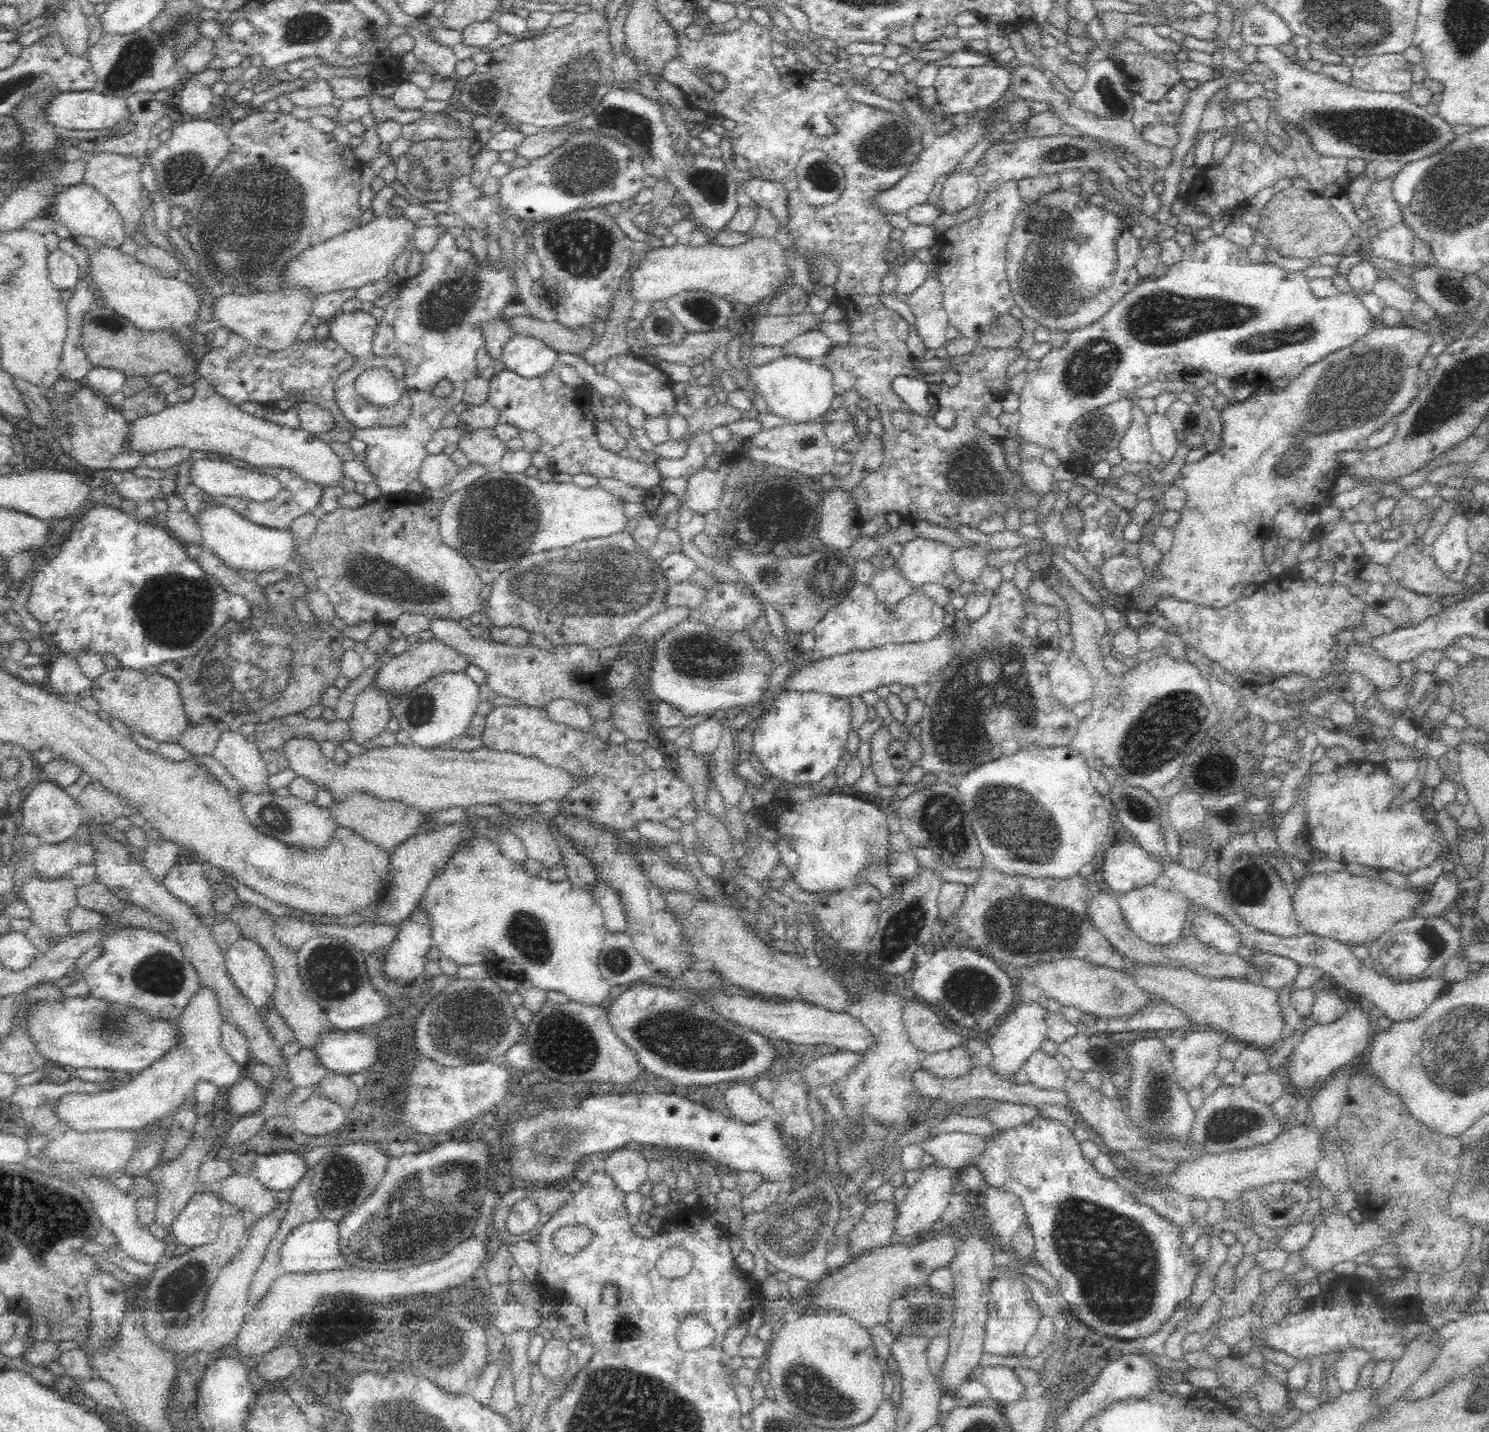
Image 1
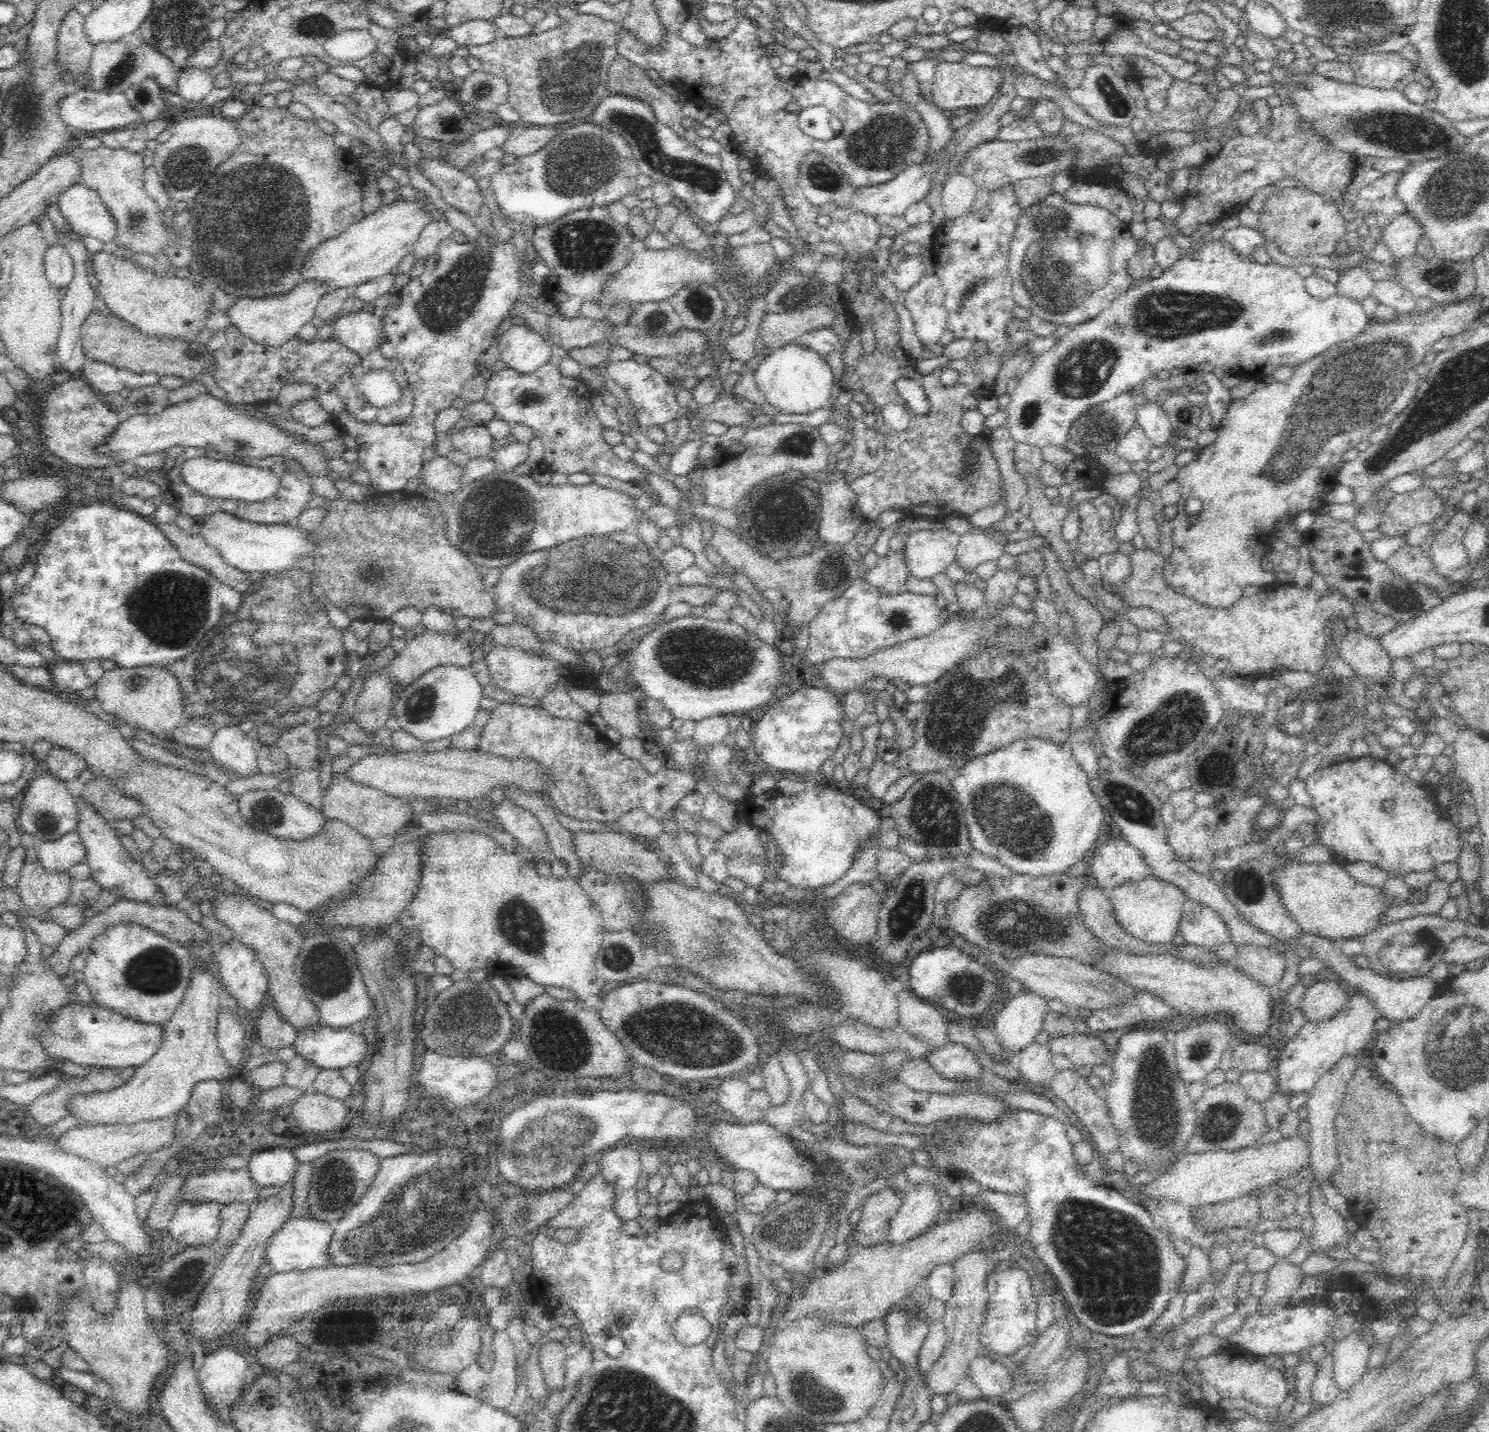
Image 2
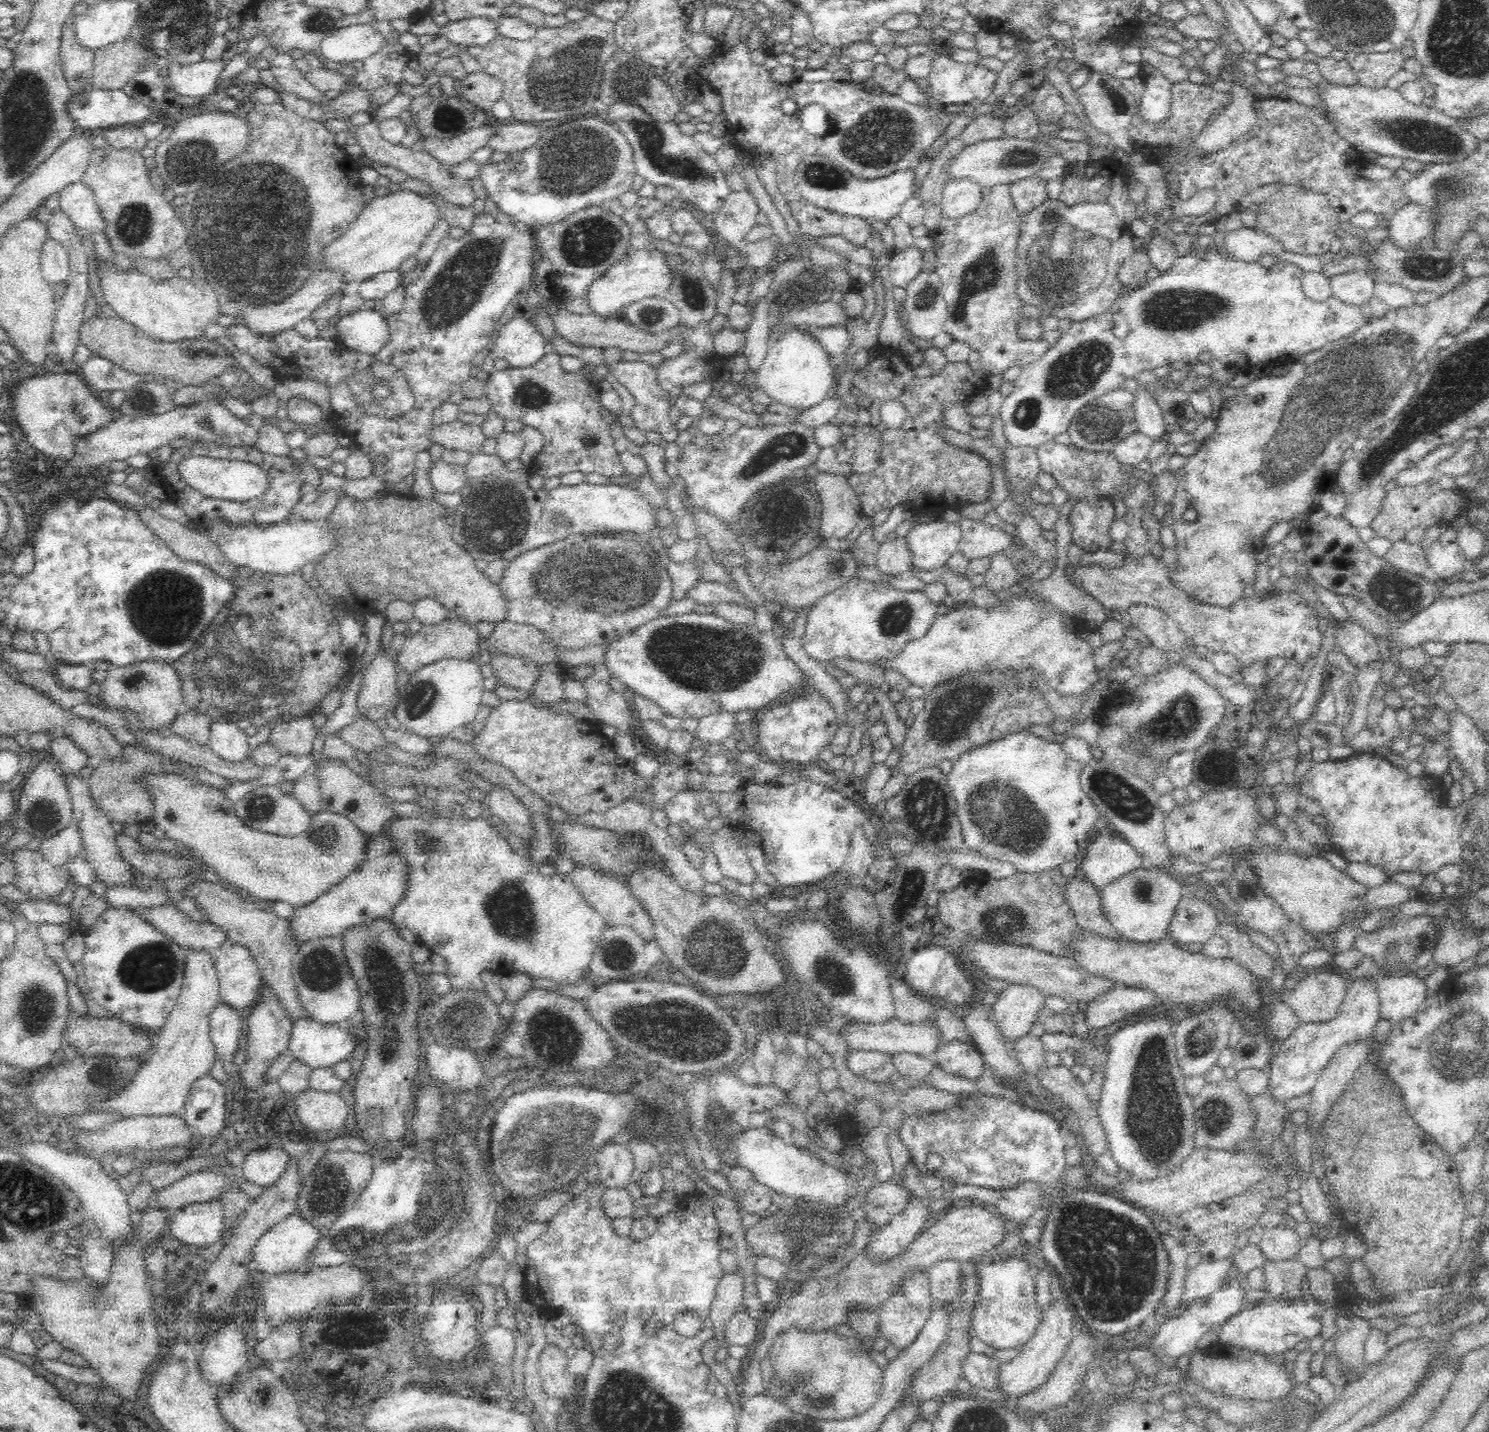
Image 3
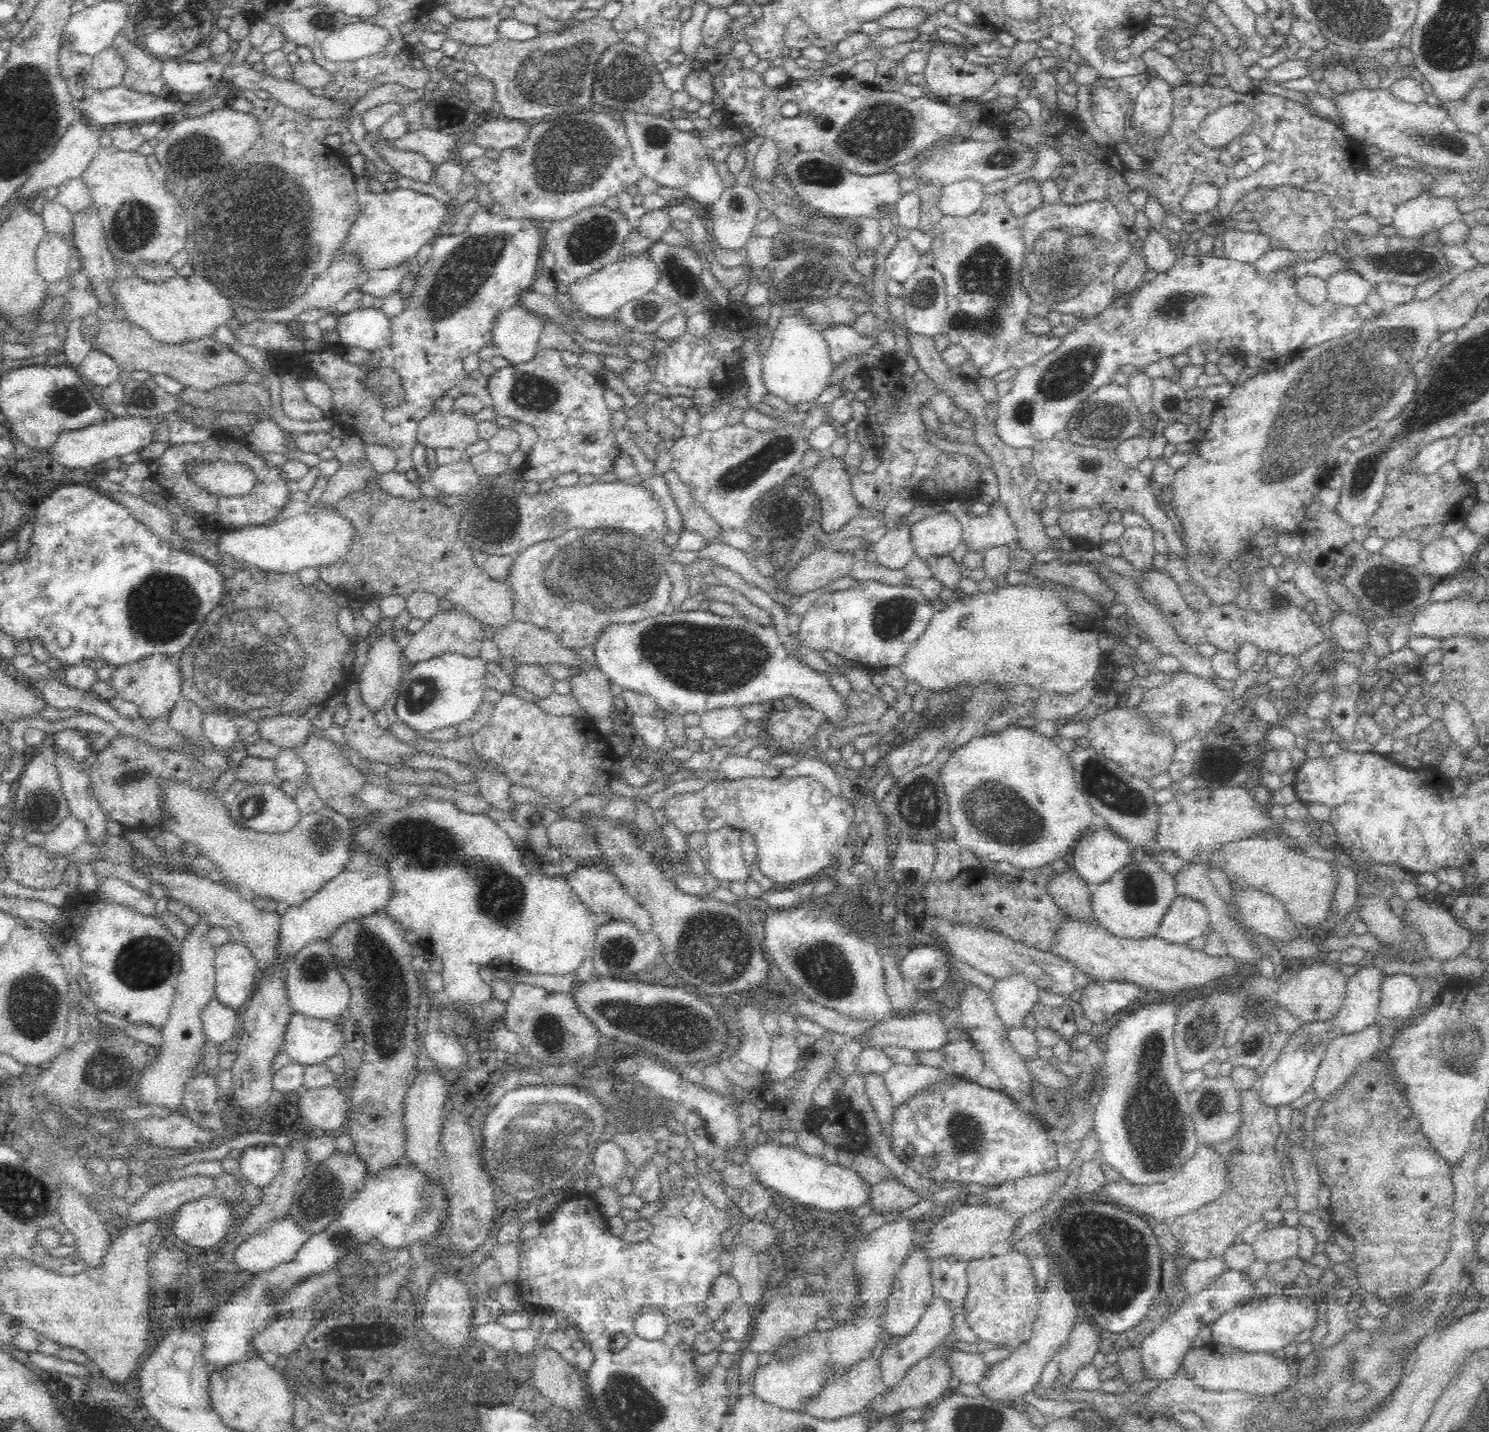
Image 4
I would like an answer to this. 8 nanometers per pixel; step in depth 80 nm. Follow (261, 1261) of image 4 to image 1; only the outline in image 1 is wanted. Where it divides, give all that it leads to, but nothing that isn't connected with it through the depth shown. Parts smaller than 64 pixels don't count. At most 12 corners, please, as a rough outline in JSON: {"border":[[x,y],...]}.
{"border":[[305,1221],[285,1236],[286,1273],[348,1267],[339,1222]]}

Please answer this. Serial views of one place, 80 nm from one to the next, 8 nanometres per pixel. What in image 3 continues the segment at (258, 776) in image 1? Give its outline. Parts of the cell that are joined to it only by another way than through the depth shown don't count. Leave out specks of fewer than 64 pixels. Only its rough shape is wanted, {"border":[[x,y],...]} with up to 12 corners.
{"border":[[211,718],[207,746],[238,764],[250,760],[248,736],[234,721]]}

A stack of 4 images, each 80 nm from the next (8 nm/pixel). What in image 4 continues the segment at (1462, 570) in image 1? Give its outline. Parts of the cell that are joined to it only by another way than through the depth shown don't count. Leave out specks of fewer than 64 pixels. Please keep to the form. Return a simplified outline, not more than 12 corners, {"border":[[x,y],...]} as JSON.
{"border":[[1454,537],[1421,547],[1420,568],[1435,579],[1451,577],[1465,560]]}

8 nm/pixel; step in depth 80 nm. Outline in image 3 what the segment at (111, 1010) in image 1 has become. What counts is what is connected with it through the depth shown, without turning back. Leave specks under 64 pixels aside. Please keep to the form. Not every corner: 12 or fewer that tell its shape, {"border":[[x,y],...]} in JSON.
{"border":[[72,1013],[64,1045],[129,1059],[152,1039],[115,1017]]}

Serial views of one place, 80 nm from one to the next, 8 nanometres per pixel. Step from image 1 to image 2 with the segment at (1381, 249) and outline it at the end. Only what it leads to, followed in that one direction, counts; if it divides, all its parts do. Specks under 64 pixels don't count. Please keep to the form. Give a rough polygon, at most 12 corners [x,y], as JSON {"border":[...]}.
{"border":[[1405,209],[1383,228],[1378,242],[1392,256],[1415,254],[1423,225]]}

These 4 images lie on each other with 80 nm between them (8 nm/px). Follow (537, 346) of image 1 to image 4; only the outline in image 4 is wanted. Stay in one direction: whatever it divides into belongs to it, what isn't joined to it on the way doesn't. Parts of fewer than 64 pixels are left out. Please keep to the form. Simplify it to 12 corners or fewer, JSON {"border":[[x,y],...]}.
{"border":[[517,301],[491,325],[496,355],[524,364],[539,352],[547,320]]}

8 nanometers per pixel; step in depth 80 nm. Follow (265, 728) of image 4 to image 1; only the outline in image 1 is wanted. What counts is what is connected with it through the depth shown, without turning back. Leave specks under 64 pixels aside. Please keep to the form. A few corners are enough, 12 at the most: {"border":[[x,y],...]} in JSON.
{"border":[[311,737],[281,752],[296,777],[423,815],[559,804],[576,784],[535,757],[379,746],[346,764]]}

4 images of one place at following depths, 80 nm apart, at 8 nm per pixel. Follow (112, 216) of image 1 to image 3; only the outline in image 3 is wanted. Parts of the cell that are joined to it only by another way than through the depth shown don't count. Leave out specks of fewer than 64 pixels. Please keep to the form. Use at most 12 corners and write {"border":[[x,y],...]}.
{"border":[[80,180],[59,192],[79,233],[106,228],[93,192]]}

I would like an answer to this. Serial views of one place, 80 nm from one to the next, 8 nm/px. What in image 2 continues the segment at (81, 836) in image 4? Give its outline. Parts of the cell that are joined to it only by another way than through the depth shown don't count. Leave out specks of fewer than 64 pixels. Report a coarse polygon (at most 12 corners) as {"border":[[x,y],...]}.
{"border":[[77,831],[37,842],[48,871],[67,871],[85,858]]}

